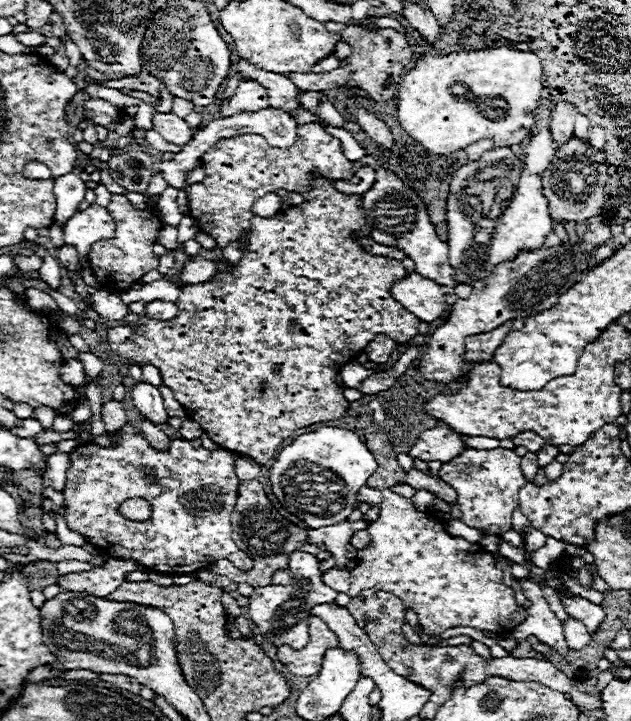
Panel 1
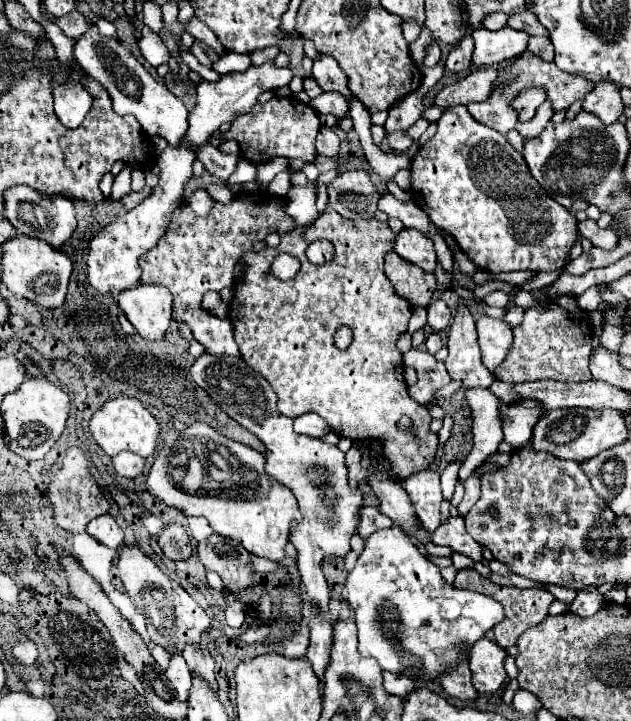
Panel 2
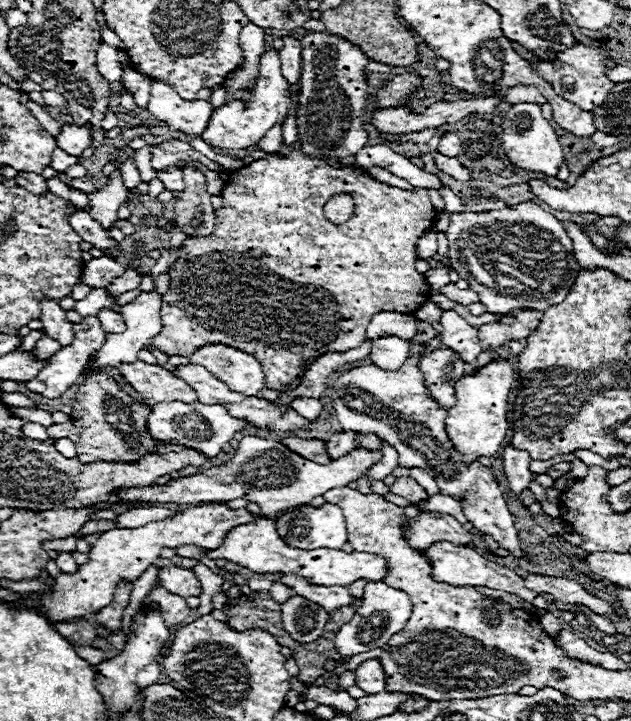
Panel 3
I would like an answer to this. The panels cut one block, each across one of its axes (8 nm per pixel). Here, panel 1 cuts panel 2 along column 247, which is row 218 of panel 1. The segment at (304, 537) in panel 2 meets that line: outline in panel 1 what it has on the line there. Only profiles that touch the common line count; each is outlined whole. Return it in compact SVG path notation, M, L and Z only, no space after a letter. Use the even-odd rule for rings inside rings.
M382 166L376 168L376 182L368 192L362 194L362 208L370 226L370 236L376 242L400 248L414 262L416 272L428 276L430 280L436 280L436 284L450 288L458 286L458 282L452 280L454 270L448 264L448 246L436 236L424 202L412 188L404 186L394 172L384 170Z

